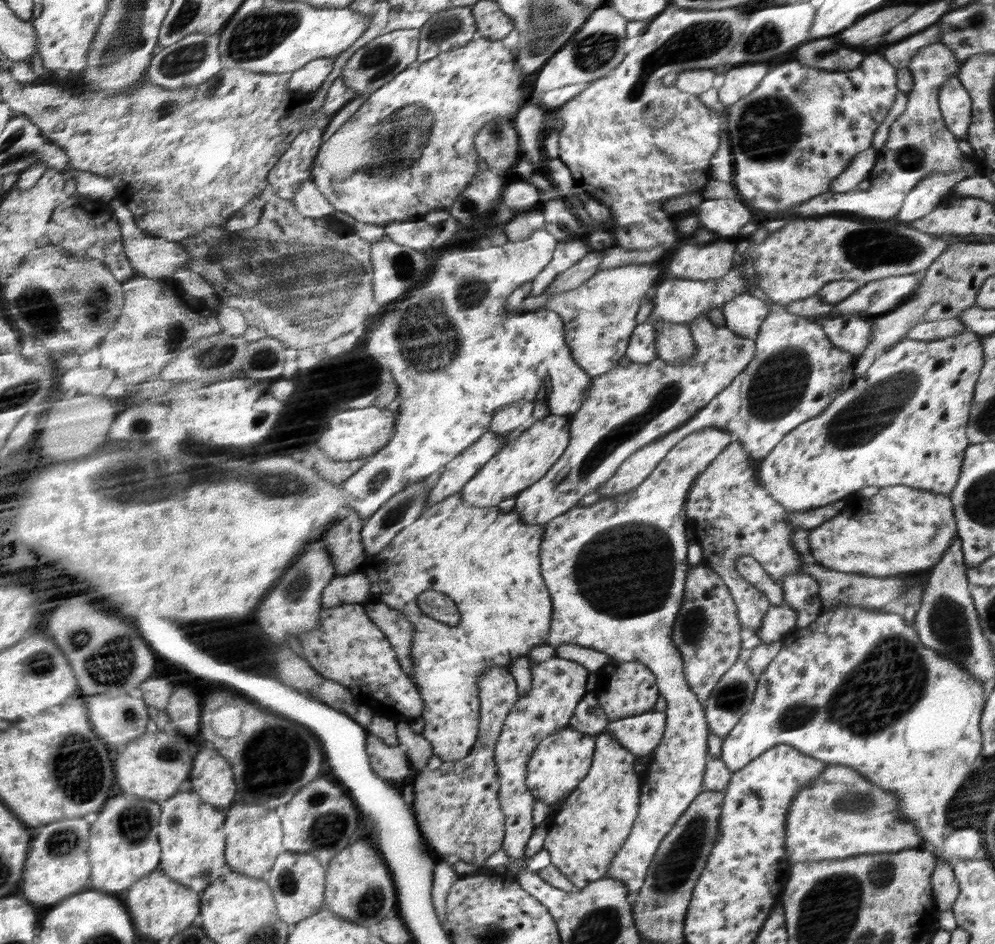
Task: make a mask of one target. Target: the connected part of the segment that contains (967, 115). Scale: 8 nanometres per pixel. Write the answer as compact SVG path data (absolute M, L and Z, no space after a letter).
M948 78L939 88L939 106L947 127L957 139L966 139L972 122L971 94L959 78Z

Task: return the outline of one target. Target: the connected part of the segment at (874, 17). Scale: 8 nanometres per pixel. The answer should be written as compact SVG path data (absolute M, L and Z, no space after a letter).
M904 4L904 6L892 6L892 8L878 9L870 16L848 28L848 32L842 32L841 38L849 44L860 46L870 38L882 36L893 30L898 24L907 20L916 12L917 4Z

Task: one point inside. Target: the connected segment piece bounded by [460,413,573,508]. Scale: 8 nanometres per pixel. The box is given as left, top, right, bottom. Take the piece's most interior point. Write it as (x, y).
(533, 453)

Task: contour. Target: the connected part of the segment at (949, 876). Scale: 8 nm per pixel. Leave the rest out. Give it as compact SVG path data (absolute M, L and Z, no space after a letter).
M936 860L935 872L932 872L932 892L936 895L938 910L952 908L954 901L958 898L958 893L960 893L952 867L952 864L944 862L944 860Z

